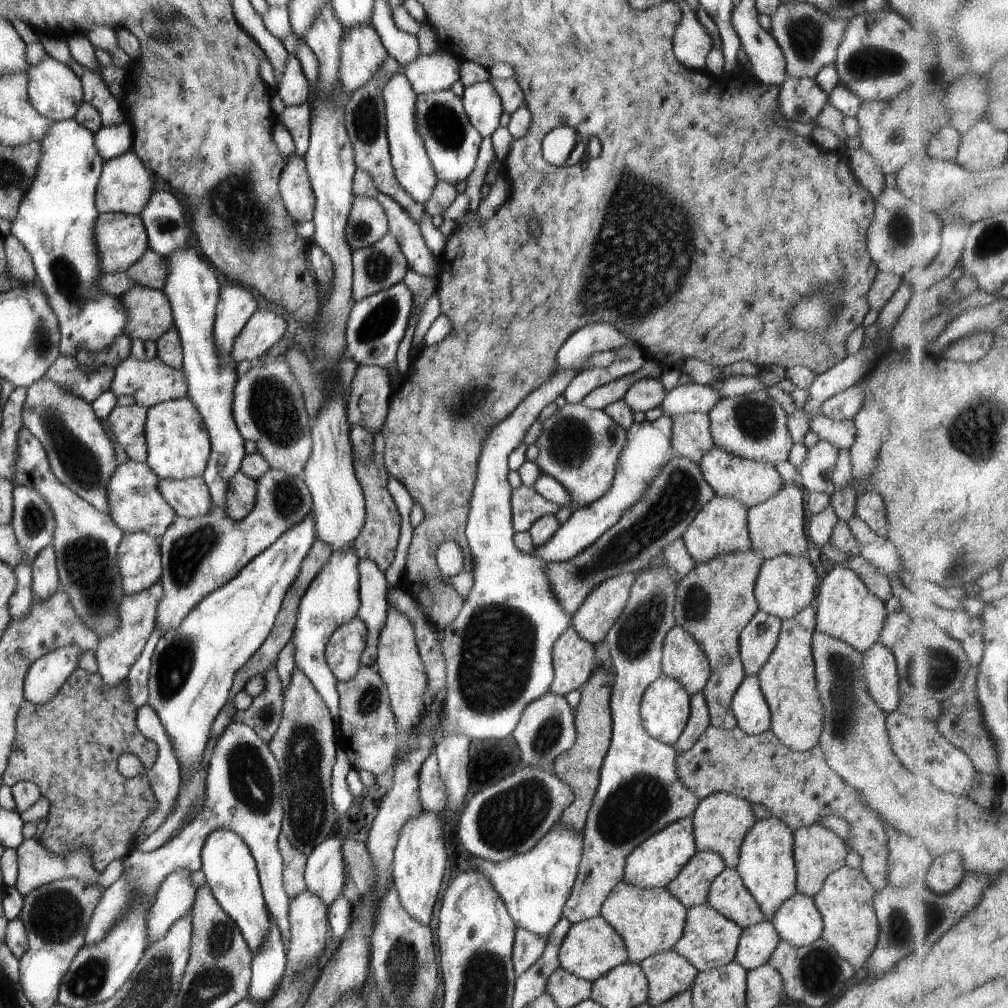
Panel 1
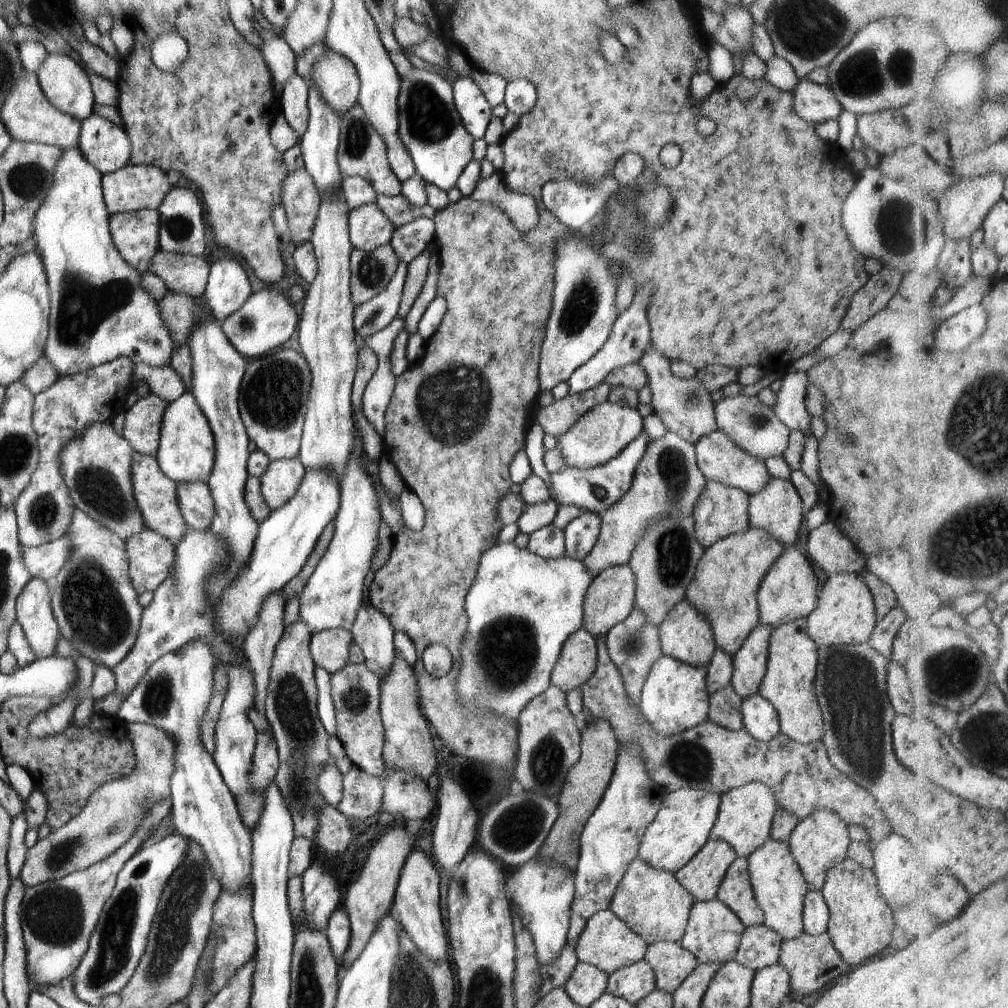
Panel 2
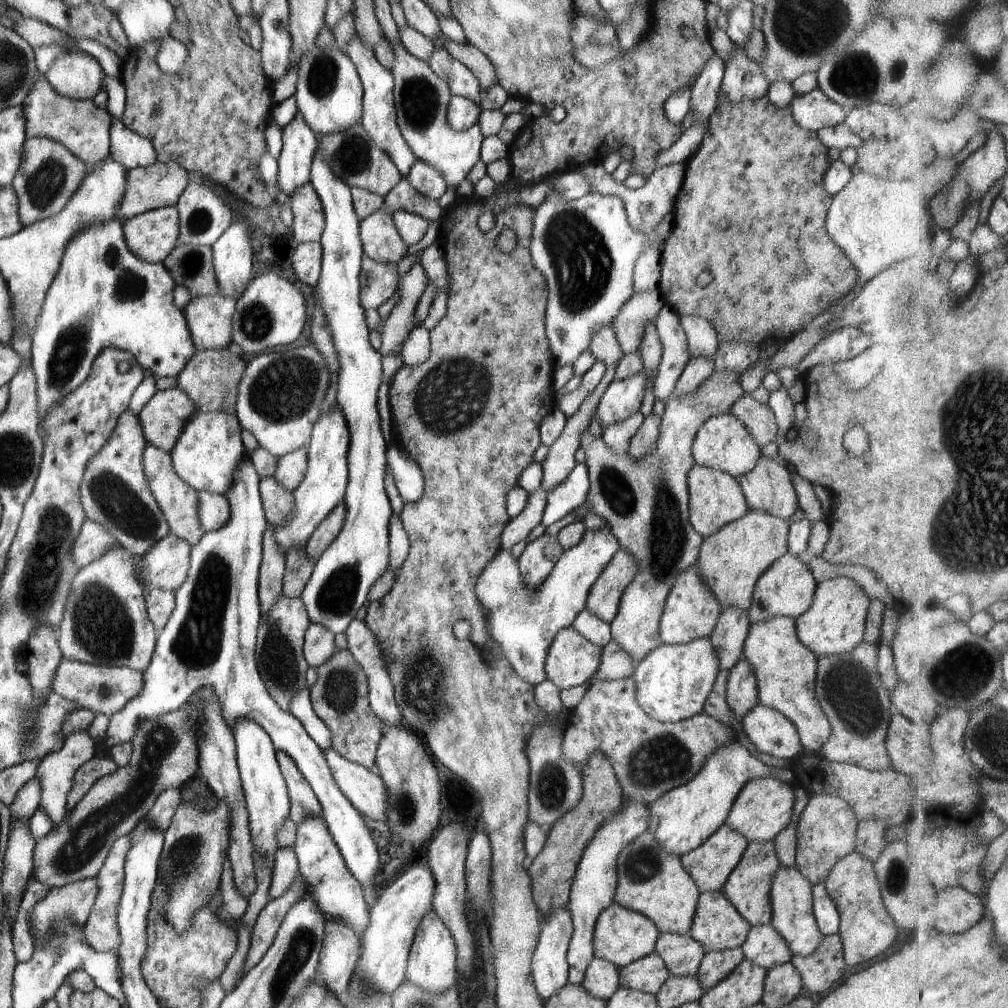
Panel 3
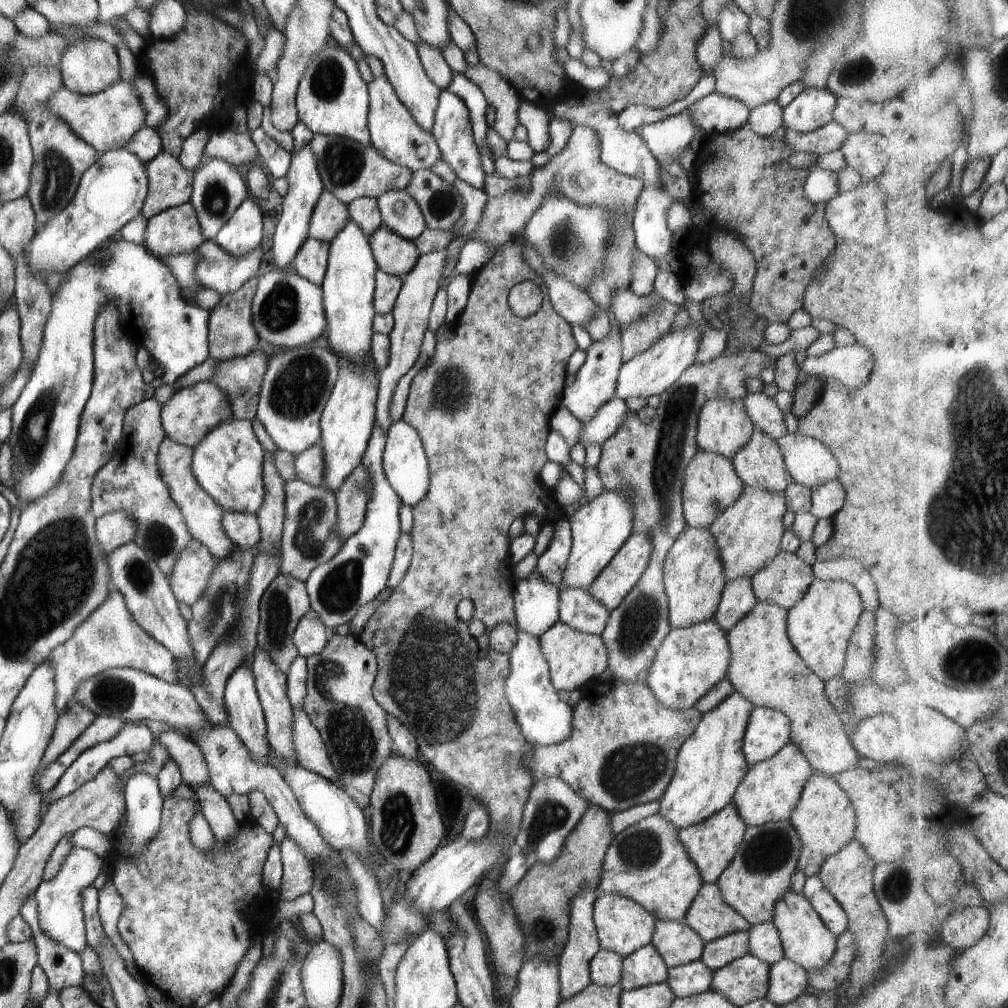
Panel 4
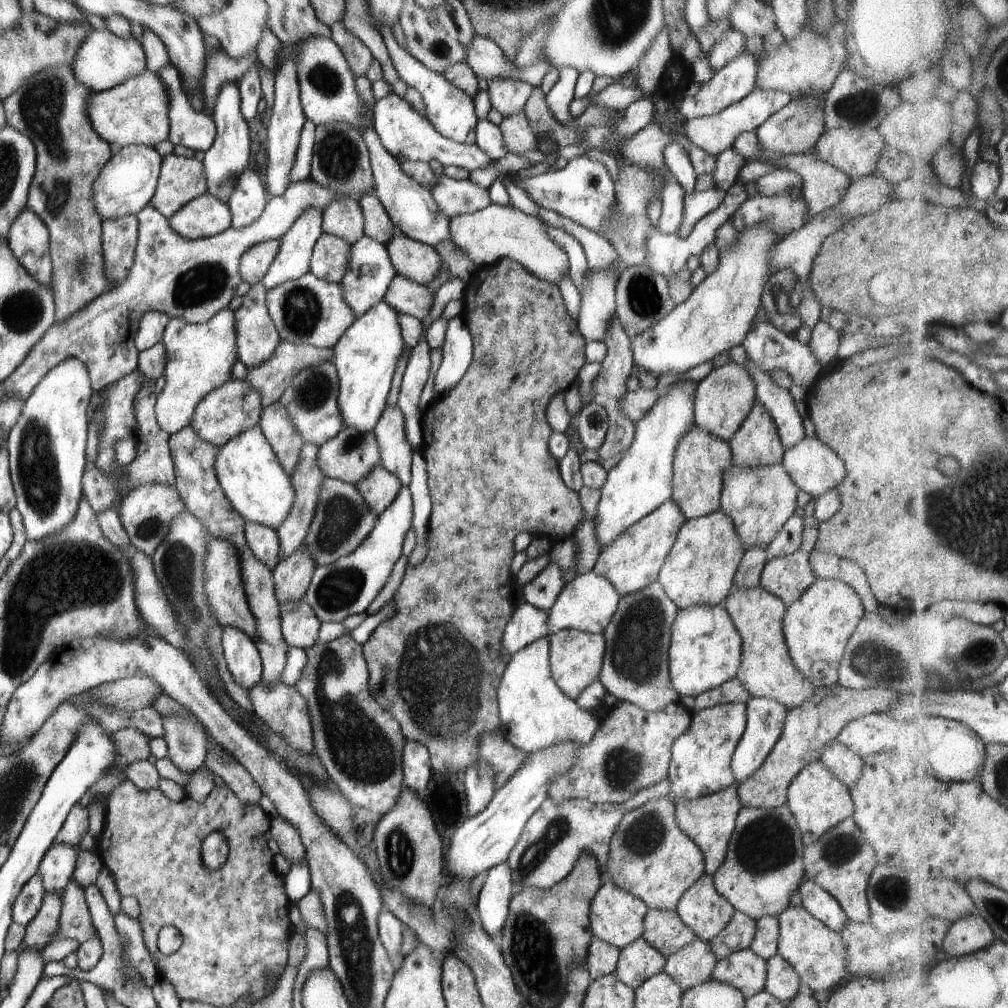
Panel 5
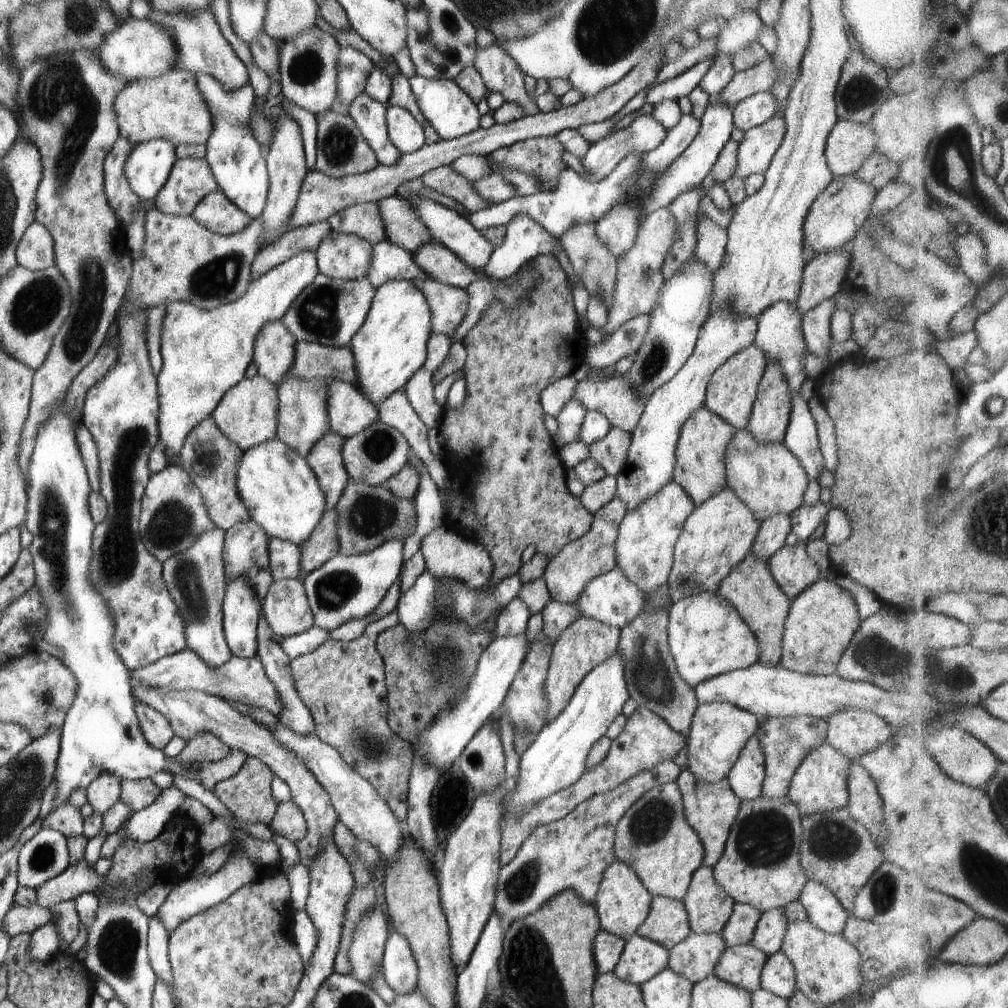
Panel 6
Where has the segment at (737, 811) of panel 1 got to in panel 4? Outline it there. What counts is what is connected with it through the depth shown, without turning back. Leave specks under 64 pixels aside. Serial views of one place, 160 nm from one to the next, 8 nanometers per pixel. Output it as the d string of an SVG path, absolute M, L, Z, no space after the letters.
M796 742L786 743L784 748L764 763L757 763L750 766L746 777L740 782L734 794L734 806L744 820L745 826L764 826L768 822L779 822L780 820L790 821L792 810L796 808L804 782L814 770L796 746Z

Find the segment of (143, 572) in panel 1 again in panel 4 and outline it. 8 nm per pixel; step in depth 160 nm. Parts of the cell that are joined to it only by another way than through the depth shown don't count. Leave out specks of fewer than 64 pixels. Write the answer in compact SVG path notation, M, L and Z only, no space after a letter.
M192 539L180 552L176 566L167 580L179 602L194 606L198 598L208 590L208 582L214 572L214 556L202 542Z

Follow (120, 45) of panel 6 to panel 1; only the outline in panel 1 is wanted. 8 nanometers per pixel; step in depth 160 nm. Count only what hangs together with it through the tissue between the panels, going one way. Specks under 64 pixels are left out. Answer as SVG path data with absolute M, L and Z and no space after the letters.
M46 56L39 64L32 66L28 74L28 98L40 116L53 122L74 120L80 106L84 103L84 86L69 65Z

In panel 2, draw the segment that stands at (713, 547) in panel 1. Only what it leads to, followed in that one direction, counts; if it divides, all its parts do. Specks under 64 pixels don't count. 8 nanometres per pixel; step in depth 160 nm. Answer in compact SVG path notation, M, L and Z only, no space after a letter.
M705 479L706 486L700 492L700 498L698 498L698 502L692 510L696 540L700 542L704 549L709 548L721 539L738 532L745 532L750 528L747 514L749 495L738 488L728 486L728 484Z

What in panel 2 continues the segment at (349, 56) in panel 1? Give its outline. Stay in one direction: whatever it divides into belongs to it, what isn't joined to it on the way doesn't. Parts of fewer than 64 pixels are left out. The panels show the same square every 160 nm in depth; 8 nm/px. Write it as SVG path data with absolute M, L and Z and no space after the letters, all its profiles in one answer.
M328 51L316 58L307 78L309 86L314 86L322 100L338 114L346 114L357 103L359 94L358 72L354 64L334 51Z

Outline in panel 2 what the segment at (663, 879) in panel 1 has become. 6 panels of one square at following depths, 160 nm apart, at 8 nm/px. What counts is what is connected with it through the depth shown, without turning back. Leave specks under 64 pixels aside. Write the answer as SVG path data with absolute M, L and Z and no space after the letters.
M714 788L679 789L666 793L661 798L656 818L650 822L641 840L637 856L640 856L642 862L648 862L648 866L656 866L656 870L666 870L675 874L680 868L684 868L709 842L710 832L718 818L720 798L722 793L716 792Z

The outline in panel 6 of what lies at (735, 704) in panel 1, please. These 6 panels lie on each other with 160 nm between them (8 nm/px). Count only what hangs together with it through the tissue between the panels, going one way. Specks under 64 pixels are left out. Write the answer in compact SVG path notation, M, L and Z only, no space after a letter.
M756 731L748 739L726 776L734 794L742 801L756 800L761 796L761 786L765 777L765 756L759 736L760 733Z

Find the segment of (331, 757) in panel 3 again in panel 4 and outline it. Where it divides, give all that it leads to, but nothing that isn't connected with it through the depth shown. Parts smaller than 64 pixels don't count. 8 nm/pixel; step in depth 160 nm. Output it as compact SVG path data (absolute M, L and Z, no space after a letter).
M303 706L294 708L292 716L294 716L292 742L296 748L297 762L302 764L306 770L312 770L332 783L338 782L340 776L336 776L336 770L332 768L332 762L328 758L326 746L324 746L316 726L304 712Z

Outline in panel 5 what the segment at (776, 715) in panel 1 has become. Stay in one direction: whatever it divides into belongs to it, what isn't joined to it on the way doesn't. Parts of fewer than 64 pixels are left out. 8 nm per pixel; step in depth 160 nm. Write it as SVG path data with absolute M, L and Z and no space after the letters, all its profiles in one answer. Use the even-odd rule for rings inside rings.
M760 586L747 591L734 589L730 592L722 605L743 642L742 660L736 679L745 688L750 699L766 697L783 704L788 711L796 709L812 698L819 688L813 685L792 662L783 631L783 618L787 606L780 598L764 591ZM836 737L821 750L819 760L842 784L856 784L863 773L863 759Z

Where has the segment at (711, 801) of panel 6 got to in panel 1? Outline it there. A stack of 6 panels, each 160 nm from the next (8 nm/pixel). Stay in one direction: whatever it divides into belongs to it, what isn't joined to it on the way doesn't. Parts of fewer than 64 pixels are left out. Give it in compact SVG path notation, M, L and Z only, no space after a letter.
M697 851L667 888L690 910L707 902L710 886L726 868L720 854Z

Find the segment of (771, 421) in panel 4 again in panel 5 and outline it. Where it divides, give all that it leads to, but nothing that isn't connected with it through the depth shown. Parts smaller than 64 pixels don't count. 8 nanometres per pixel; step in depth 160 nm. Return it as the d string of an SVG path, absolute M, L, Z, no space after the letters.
M750 359L747 360L747 368L755 382L755 402L762 405L764 410L771 416L785 450L797 445L798 442L806 436L803 418L797 412L795 400L790 395L789 389L782 389L776 386L776 384L770 380L770 375L764 374Z

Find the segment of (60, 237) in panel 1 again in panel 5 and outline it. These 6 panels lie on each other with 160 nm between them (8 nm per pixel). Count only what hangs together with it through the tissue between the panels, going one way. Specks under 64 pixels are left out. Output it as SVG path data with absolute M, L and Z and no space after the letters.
M66 358L37 382L9 432L9 473L27 541L39 541L73 521L83 496L89 403L93 390L86 365Z

